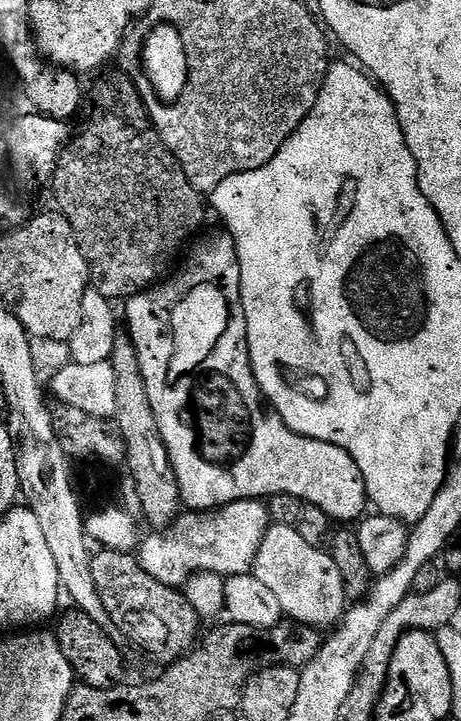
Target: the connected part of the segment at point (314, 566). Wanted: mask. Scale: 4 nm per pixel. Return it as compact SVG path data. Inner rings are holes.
M276 524L268 533L259 537L259 548L255 560L250 564L250 572L255 582L270 597L276 592L275 603L284 604L279 611L298 622L297 625L324 630L324 608L330 603L330 577L324 571L324 559L329 553L322 547L315 548L302 533L292 533L284 524Z

